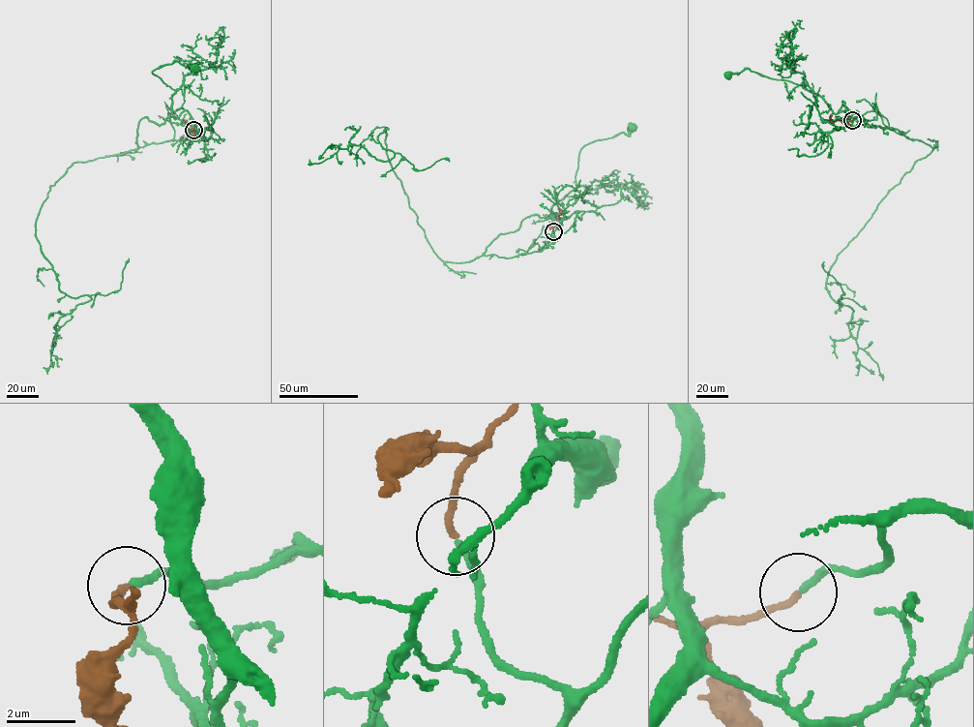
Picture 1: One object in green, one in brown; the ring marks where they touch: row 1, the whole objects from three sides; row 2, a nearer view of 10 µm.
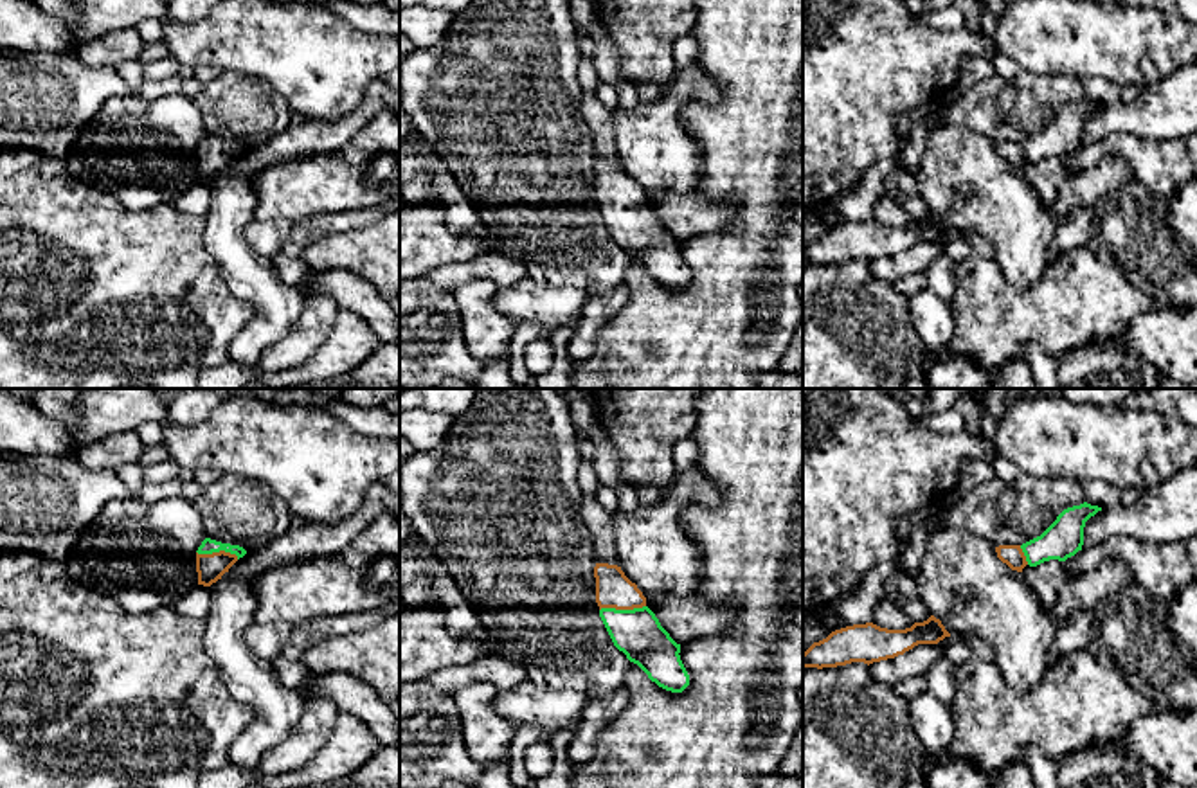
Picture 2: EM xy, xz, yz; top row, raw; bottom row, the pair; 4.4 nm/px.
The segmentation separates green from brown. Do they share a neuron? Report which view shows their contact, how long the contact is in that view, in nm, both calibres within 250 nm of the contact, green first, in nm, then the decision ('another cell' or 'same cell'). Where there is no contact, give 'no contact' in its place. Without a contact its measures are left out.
contact in xz; length 200 nm; calibres 220 and 160 nm; same cell

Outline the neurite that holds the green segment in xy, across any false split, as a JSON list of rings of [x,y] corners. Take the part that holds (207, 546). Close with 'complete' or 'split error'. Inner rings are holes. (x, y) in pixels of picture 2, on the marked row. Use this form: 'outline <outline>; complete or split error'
outline [[[205,538],[196,551],[198,585],[211,587],[245,554],[239,545]]]; split error

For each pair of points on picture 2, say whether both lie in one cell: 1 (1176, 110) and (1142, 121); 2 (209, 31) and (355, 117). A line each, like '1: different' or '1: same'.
1: same
2: different

